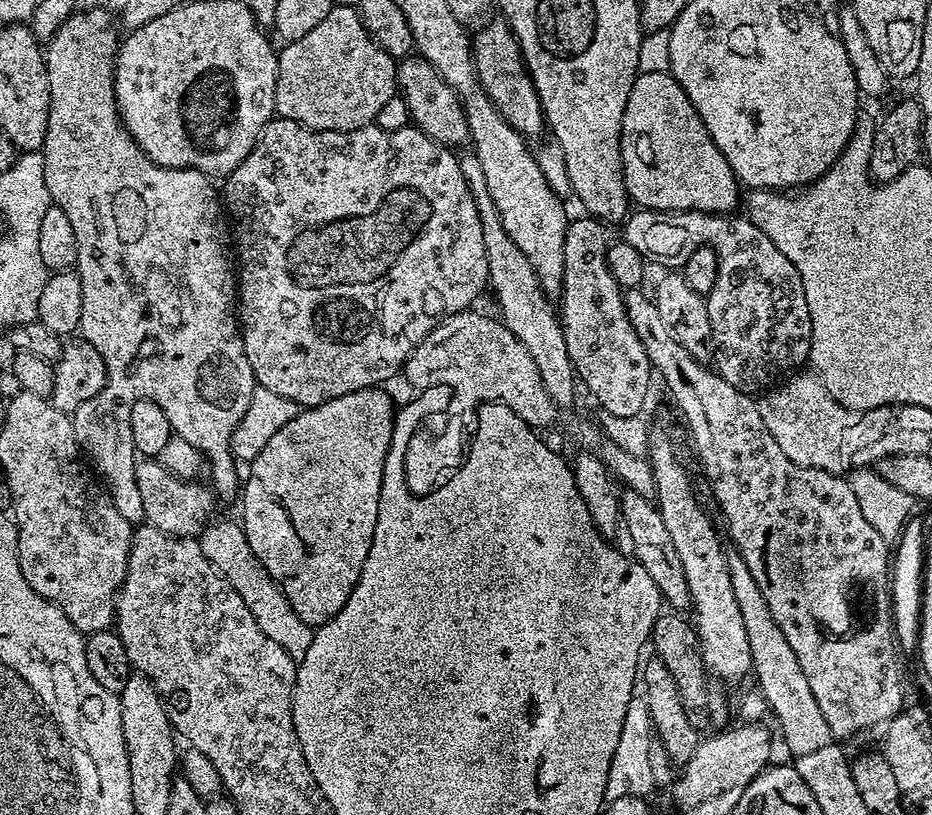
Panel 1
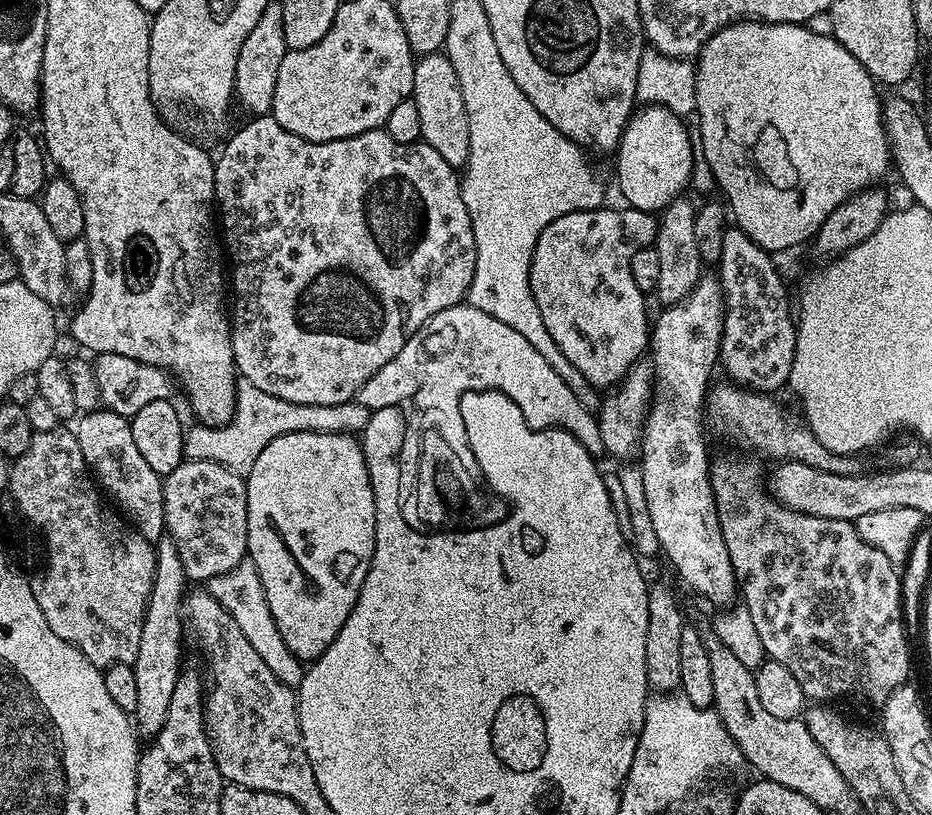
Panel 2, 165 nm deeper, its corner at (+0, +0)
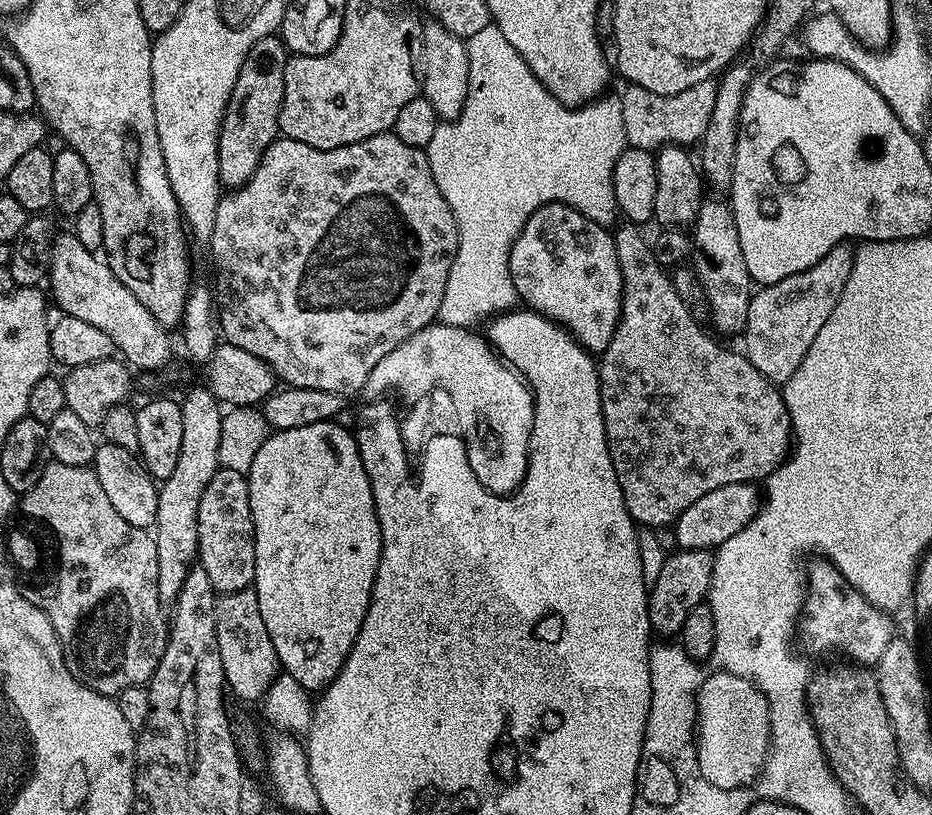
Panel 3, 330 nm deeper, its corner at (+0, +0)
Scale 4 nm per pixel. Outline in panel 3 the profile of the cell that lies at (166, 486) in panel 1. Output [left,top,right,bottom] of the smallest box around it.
[198,466,254,593]

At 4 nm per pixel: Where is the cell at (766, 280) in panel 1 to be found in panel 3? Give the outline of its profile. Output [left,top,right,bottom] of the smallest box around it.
[508,204,622,354]

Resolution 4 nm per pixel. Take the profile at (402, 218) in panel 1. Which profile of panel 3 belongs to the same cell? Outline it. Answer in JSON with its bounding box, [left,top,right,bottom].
[210,131,458,398]

